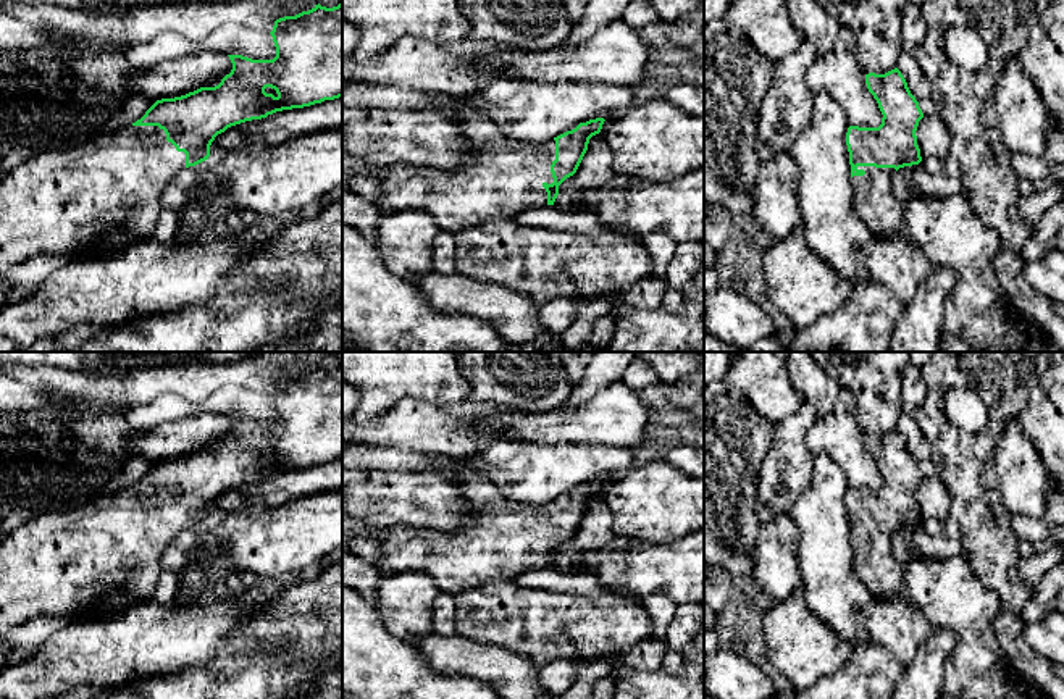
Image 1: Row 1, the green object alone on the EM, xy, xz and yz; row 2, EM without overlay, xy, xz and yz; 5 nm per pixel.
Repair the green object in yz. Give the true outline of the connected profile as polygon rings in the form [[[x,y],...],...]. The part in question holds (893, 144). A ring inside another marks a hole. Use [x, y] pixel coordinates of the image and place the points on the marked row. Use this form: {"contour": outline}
{"contour": [[[898,68],[885,74],[869,73],[865,84],[883,118],[878,128],[848,128],[846,145],[851,165],[852,207],[873,237],[896,237],[904,232],[906,208],[894,195],[893,176],[899,168],[922,161],[915,131],[924,113]]]}

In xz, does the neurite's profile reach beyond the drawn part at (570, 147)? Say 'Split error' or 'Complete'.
Split error

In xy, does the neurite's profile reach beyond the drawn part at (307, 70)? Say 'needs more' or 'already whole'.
needs more

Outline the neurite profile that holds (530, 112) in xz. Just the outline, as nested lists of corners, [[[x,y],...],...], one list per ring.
[[[502,76],[486,87],[484,92],[470,98],[450,98],[413,92],[399,87],[355,84],[342,89],[342,107],[381,108],[381,110],[423,110],[426,107],[457,107],[460,110],[476,110],[494,121],[501,132],[525,144],[542,144],[575,129],[580,123],[596,118],[612,118],[628,108],[633,102],[633,90],[628,86],[584,84],[575,81],[559,81],[541,84],[533,81],[517,81]]]

